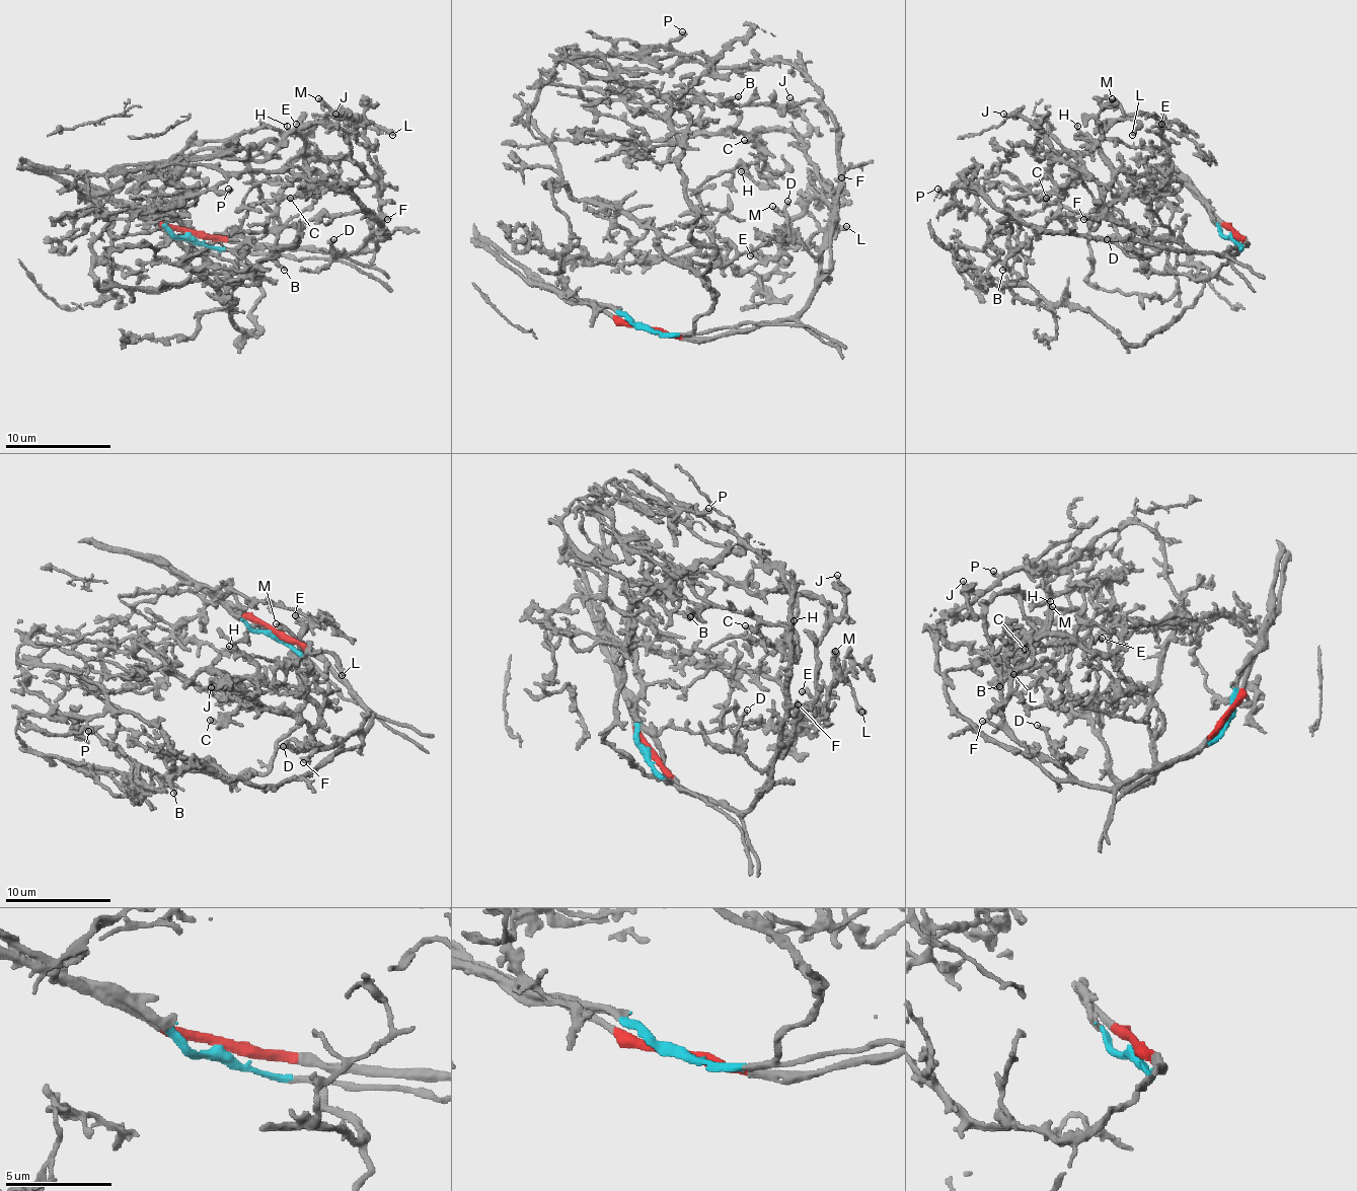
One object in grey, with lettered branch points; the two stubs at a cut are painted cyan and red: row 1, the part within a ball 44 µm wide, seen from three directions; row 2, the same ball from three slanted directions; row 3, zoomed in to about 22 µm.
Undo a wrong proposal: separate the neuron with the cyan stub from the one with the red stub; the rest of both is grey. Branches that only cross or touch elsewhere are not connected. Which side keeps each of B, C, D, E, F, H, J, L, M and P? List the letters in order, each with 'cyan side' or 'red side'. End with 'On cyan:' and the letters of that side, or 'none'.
B: red side
C: red side
D: red side
E: red side
F: red side
H: red side
J: red side
L: red side
M: red side
P: red side
On cyan: none

